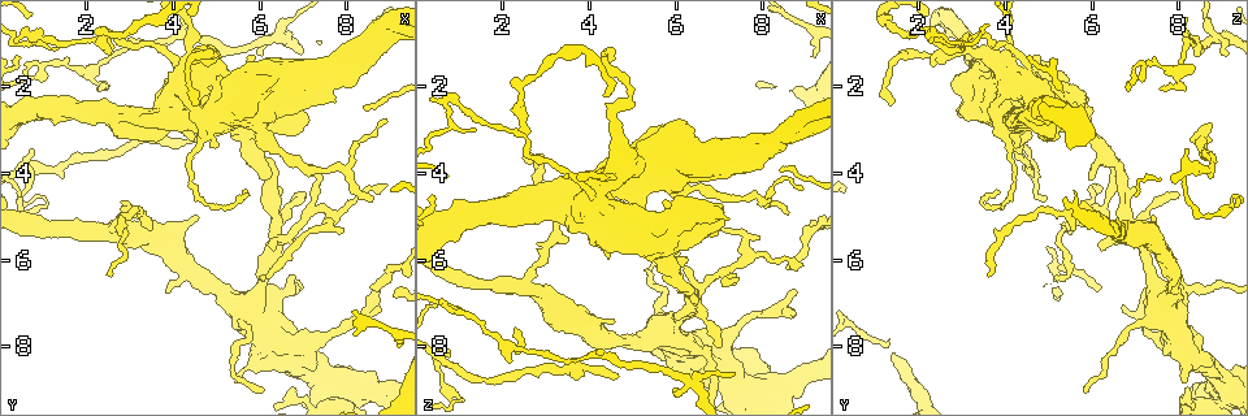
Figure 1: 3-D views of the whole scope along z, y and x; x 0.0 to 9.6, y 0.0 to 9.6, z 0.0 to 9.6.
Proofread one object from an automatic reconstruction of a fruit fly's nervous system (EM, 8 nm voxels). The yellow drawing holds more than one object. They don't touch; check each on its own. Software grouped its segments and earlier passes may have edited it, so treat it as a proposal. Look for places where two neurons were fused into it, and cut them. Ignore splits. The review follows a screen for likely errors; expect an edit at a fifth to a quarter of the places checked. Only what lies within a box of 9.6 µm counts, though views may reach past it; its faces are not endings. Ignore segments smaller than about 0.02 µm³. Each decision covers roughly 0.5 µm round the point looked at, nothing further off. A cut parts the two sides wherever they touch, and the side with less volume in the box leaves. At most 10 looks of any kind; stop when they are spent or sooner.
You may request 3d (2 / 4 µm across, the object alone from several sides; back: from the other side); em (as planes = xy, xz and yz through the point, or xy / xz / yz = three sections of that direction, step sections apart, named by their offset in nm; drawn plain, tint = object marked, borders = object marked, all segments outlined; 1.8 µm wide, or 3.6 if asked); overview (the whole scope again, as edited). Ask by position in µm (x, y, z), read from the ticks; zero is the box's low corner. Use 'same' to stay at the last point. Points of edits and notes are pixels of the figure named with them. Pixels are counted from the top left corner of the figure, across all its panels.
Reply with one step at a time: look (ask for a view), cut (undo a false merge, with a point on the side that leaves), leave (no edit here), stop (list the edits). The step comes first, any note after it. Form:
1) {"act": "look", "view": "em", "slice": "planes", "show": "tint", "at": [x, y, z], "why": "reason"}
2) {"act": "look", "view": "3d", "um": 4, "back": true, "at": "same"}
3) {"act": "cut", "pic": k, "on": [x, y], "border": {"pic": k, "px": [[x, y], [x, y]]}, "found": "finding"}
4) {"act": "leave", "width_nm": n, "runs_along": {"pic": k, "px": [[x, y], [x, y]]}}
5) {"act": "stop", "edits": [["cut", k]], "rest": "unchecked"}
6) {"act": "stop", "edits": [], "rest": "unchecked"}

{"act": "look", "view": "3d", "um": 4, "at": [6.35, 0.90, 8.70]}

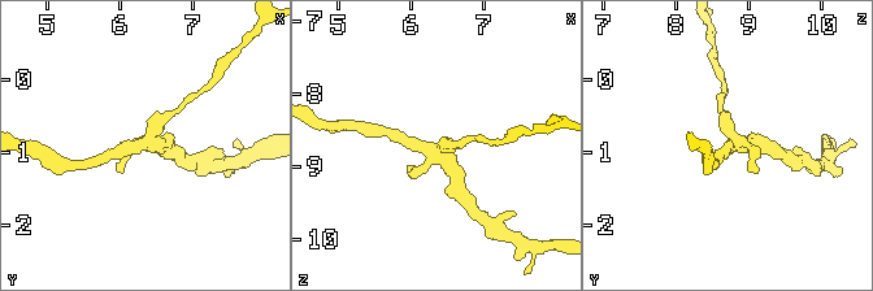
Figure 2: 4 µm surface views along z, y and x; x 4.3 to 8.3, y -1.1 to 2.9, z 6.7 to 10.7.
{"act": "look", "view": "em", "slice": "planes", "show": "tint", "at": [6.30, 0.90, 8.75], "why": "need the tissue"}

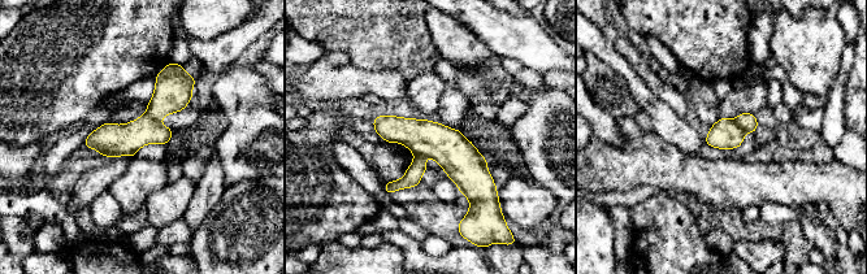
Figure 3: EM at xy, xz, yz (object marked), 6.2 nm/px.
{"act": "cut", "pic": 3, "on": [173, 91], "border": {"pic": 3, "px": [[146, 113], [157, 121]]}, "found": "a second neuron is stuck on"}

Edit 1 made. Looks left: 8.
{"act": "look", "view": "overview", "why": "see it whole again"}

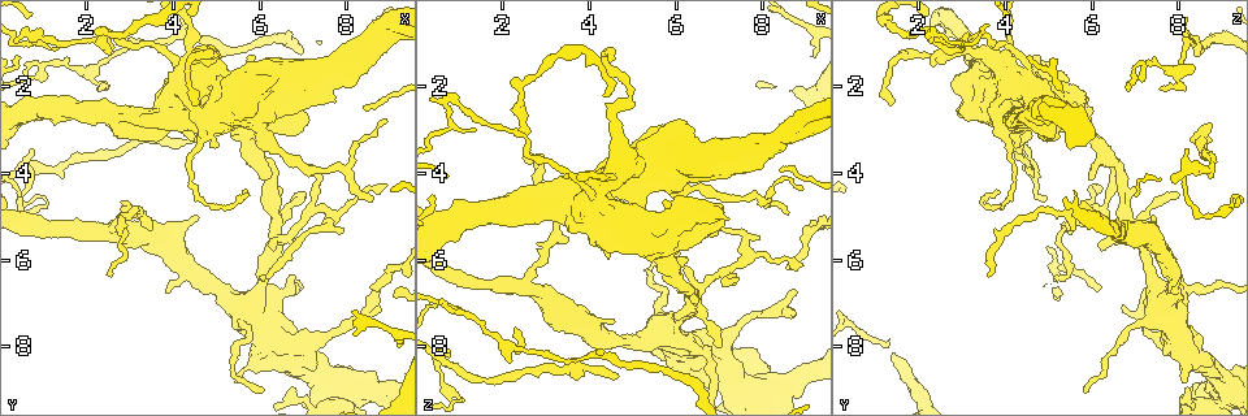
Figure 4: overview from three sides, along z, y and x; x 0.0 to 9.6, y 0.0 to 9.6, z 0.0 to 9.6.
{"act": "look", "view": "em", "um": 3.6, "slice": "planes", "show": "borders", "at": [7.85, 9.10, 9.10], "why": "sharp bend"}

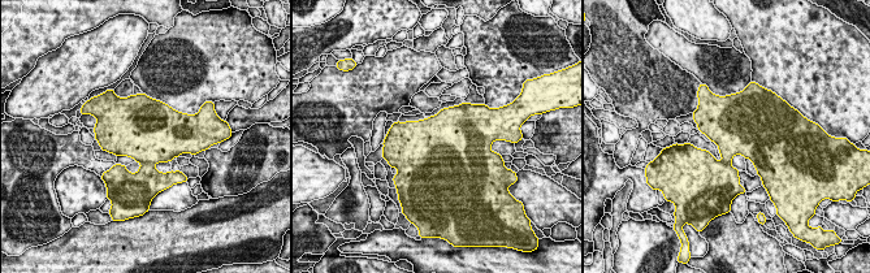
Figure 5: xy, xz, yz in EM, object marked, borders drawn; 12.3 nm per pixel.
{"act": "leave", "found": "continuous, no second neuron"}

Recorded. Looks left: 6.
{"act": "look", "view": "3d", "um": 4, "at": [4.65, 3.05, 4.00], "why": "sudden change in width"}

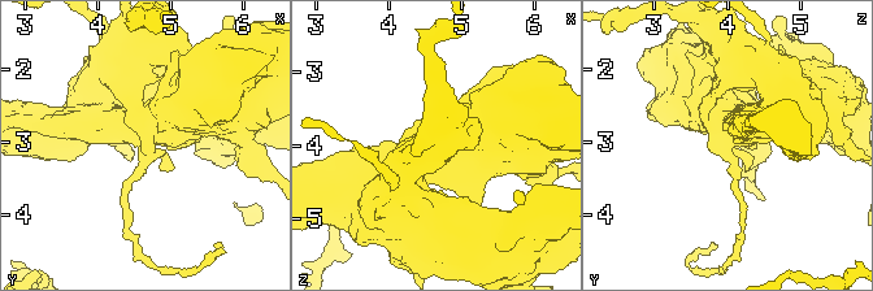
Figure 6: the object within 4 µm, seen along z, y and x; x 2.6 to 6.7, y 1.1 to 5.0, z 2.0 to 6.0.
{"act": "look", "view": "em", "um": 3.6, "slice": "planes", "show": "plain", "at": [4.70, 3.05, 4.00], "why": "need the tissue"}

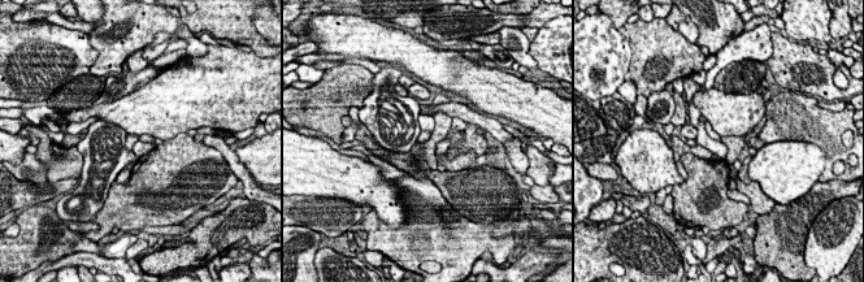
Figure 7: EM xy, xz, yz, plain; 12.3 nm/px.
{"act": "look", "view": "em", "um": 3.6, "slice": "planes", "show": "tint", "at": "same"}

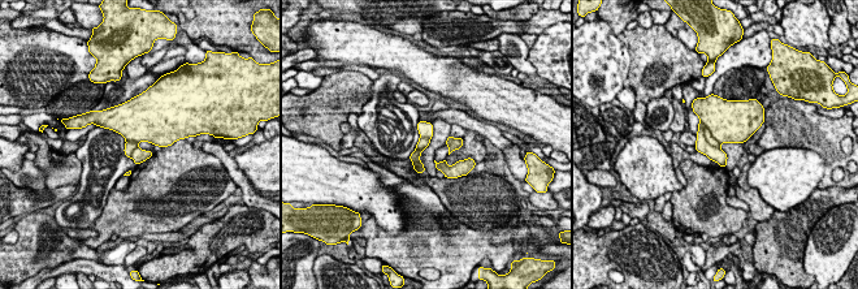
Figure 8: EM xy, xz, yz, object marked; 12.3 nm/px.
{"act": "cut", "pic": 8, "on": [727, 124], "border": {"pic": 8, "px": [[707, 130], [719, 145]]}, "found": "a second neuron is stuck on"}

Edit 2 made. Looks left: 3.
{"act": "stop", "edits": [["cut", 3], ["cut", 8]], "rest": "unchecked"}

